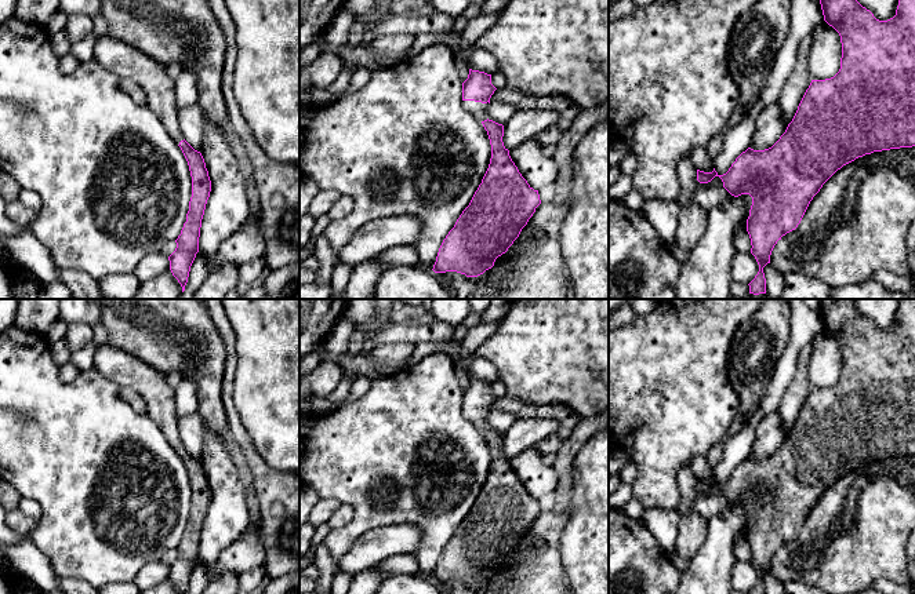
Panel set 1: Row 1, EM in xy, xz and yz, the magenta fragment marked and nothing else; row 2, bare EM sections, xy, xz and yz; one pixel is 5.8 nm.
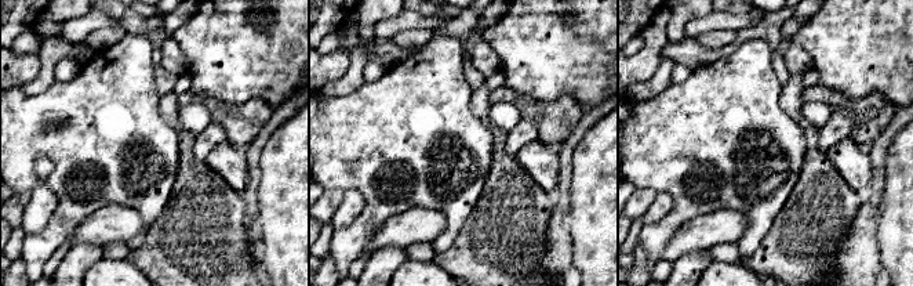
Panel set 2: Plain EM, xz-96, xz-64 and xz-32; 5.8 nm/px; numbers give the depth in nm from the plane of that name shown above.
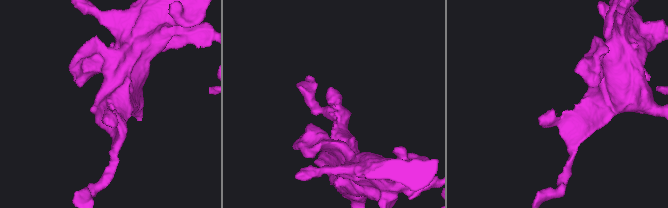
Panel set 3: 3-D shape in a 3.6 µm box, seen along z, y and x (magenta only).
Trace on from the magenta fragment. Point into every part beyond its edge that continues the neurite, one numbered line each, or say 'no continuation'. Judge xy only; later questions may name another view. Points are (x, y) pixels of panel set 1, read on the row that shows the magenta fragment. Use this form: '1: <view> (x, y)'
1: xy (117, 57)

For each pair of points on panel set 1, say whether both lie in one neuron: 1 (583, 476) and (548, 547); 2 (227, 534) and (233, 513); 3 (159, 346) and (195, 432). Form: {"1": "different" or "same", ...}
{"1": "different", "2": "same", "3": "different"}

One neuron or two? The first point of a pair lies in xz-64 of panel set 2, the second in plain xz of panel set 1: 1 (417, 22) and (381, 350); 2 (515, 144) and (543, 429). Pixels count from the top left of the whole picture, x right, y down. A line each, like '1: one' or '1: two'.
1: two
2: one

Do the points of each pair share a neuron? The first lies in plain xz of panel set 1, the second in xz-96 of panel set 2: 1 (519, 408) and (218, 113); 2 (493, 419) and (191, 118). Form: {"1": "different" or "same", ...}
{"1": "same", "2": "same"}

